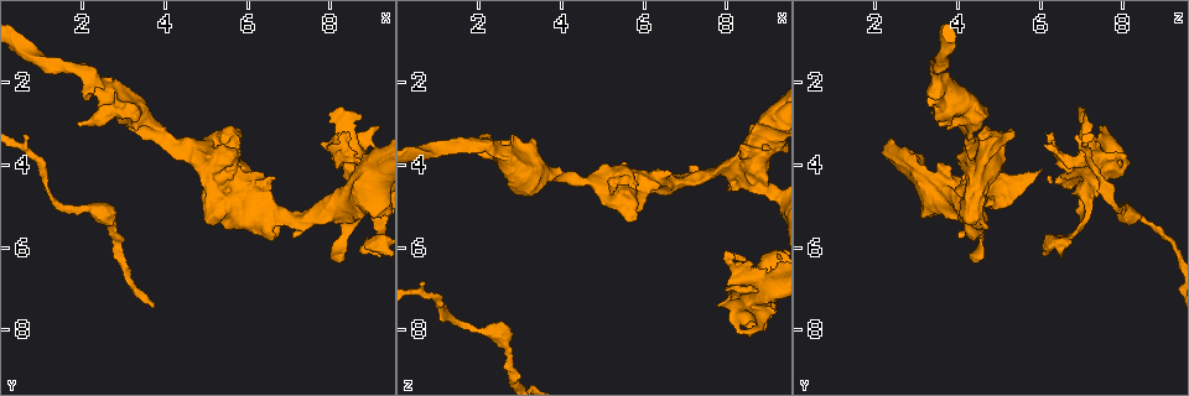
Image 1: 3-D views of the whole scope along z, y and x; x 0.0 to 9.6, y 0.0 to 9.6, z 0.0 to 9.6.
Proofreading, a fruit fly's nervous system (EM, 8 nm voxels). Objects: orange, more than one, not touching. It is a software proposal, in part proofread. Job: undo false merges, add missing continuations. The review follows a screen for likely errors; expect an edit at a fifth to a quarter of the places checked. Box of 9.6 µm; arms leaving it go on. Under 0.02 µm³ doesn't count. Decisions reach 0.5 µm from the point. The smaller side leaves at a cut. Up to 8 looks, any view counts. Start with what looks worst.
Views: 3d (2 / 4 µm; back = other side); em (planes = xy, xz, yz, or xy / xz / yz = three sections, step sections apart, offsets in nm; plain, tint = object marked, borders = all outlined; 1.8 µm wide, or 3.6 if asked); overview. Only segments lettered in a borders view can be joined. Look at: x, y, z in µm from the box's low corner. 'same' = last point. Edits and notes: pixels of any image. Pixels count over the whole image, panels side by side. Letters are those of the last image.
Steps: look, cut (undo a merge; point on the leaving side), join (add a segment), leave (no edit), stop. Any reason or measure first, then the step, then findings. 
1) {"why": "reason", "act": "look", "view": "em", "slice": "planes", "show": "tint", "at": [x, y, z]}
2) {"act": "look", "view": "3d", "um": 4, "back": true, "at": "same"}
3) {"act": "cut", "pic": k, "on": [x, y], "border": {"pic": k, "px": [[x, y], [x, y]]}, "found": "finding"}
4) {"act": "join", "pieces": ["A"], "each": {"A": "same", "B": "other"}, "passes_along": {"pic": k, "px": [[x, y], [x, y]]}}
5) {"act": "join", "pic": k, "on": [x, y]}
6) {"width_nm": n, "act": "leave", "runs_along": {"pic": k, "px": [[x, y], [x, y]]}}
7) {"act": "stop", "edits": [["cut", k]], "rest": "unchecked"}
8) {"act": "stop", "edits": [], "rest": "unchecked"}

{"why": "looks like a crossing", "act": "look", "view": "3d", "um": 4, "at": [8.35, 4.95, 4.00]}

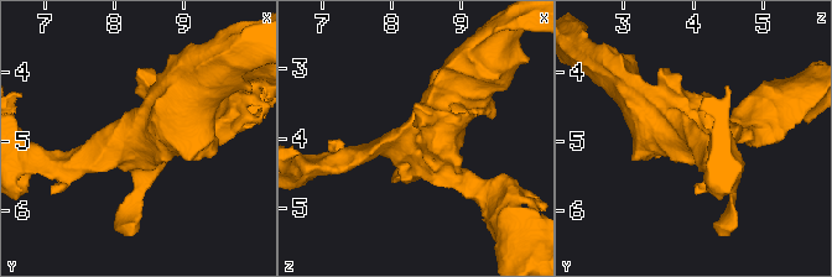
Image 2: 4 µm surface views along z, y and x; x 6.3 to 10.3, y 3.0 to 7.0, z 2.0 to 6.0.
{"why": "now the EM", "act": "look", "view": "em", "um": 3.6, "slice": "planes", "show": "borders", "at": [8.40, 5.00, 4.05]}

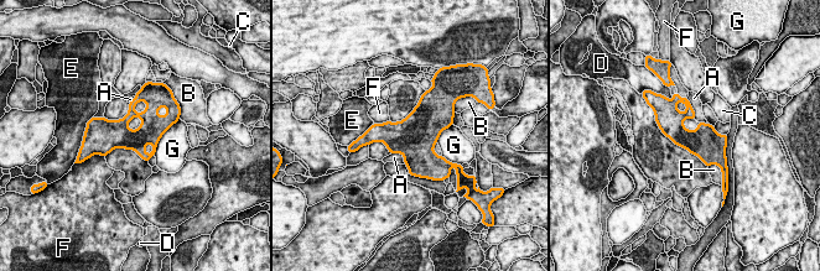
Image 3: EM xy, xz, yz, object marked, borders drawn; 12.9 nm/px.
{"width_nm": 340, "act": "leave", "each": {"A": "other", "B": "other", "C": "other", "D": "other", "E": "other", "F": "other", "G": "other"}, "found": "one cell here"}

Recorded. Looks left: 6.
{"why": "an open end", "act": "look", "view": "em", "slice": "planes", "show": "borders", "at": [6.55, 4.30, 4.05]}

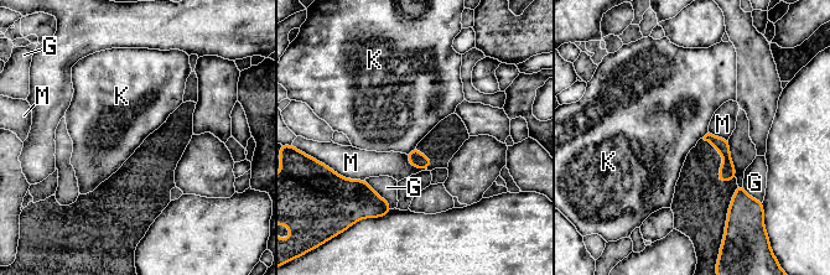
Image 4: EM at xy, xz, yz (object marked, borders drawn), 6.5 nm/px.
{"act": "leave", "each": {"G": "other", "K": "other", "M": "other"}, "runs_along": {"pic": 4, "px": [[709, 136], [726, 154], [732, 175]]}, "found": "no lettered segment goes on from it"}

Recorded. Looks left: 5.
{"why": "sudden change in width", "act": "look", "view": "em", "slice": "planes", "show": "tint", "at": [2.70, 5.35, 8.55]}

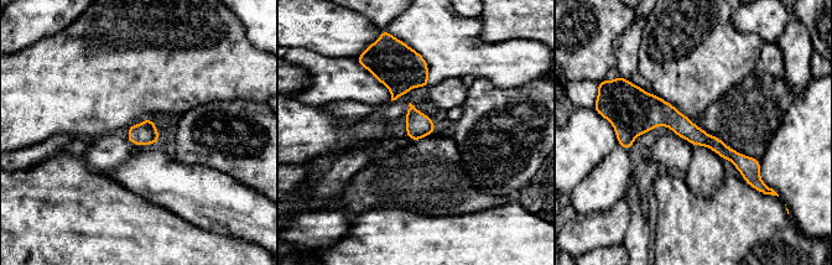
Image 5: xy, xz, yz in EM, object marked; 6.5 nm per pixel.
{"act": "look", "view": "em", "slice": "planes", "show": "borders", "at": "same"}

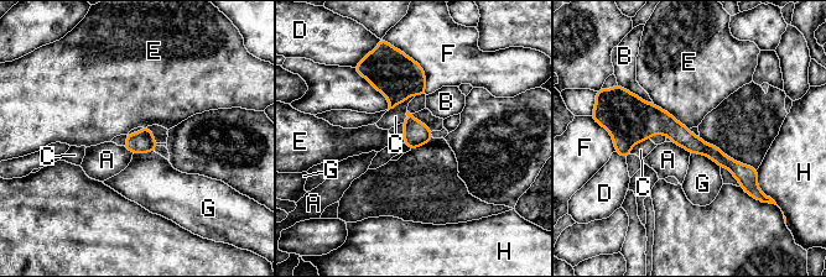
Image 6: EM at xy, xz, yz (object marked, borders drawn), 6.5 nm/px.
{"act": "leave", "each": {"A": "other", "B": "other", "C": "other", "D": "other", "E": "other", "F": "other", "G": "other", "H": "other"}, "border": {"pic": 6, "px": [[654, 103], [669, 111], [689, 129]]}, "found": "continuous, no second cell"}

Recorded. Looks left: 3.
{"why": "free end", "act": "look", "view": "3d", "um": 2, "at": [8.70, 6.20, 6.45]}

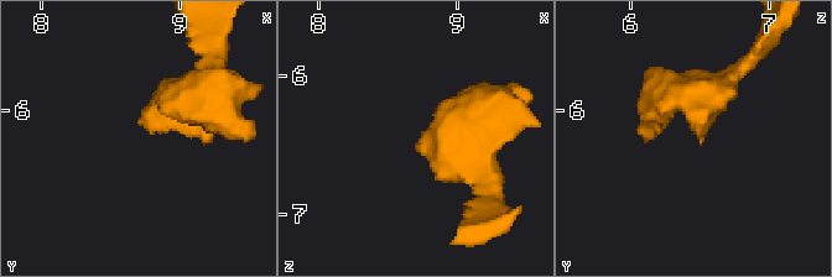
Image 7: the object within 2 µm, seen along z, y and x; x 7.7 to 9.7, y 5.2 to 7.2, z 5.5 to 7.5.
{"why": "need the tissue", "act": "look", "view": "em", "slice": "xy", "step": 4, "show": "tint", "at": [8.76, 6.12, 6.48]}

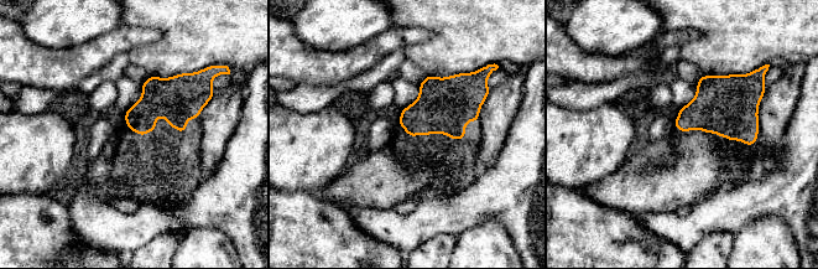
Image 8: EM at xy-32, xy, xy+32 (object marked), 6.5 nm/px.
{"act": "look", "view": "em", "slice": "planes", "show": "borders", "at": "same"}

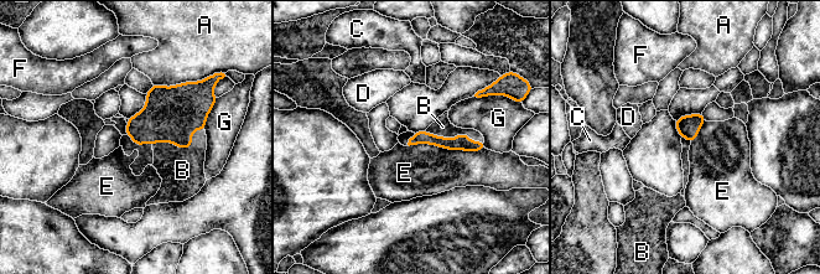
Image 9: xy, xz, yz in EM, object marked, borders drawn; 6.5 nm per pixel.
{"act": "join", "pieces": ["B"], "each": {"A": "other", "B": "same", "C": "other", "D": "other", "E": "other", "F": "other", "G": "other"}, "found": "the cell continues"}

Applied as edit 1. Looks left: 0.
{"act": "stop", "edits": [["join", 9]], "rest": "unchecked"}

